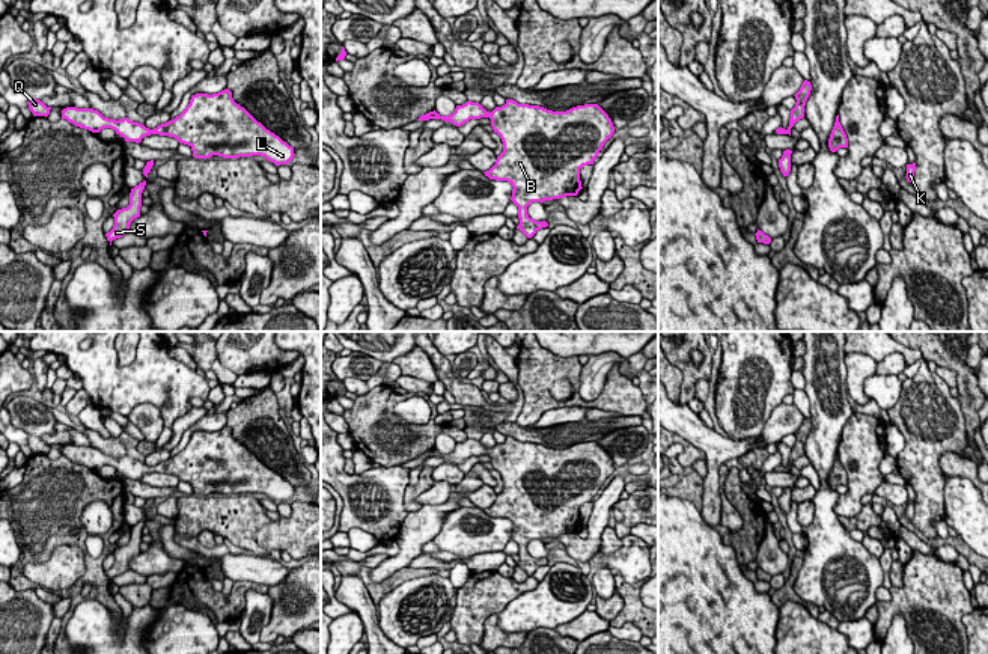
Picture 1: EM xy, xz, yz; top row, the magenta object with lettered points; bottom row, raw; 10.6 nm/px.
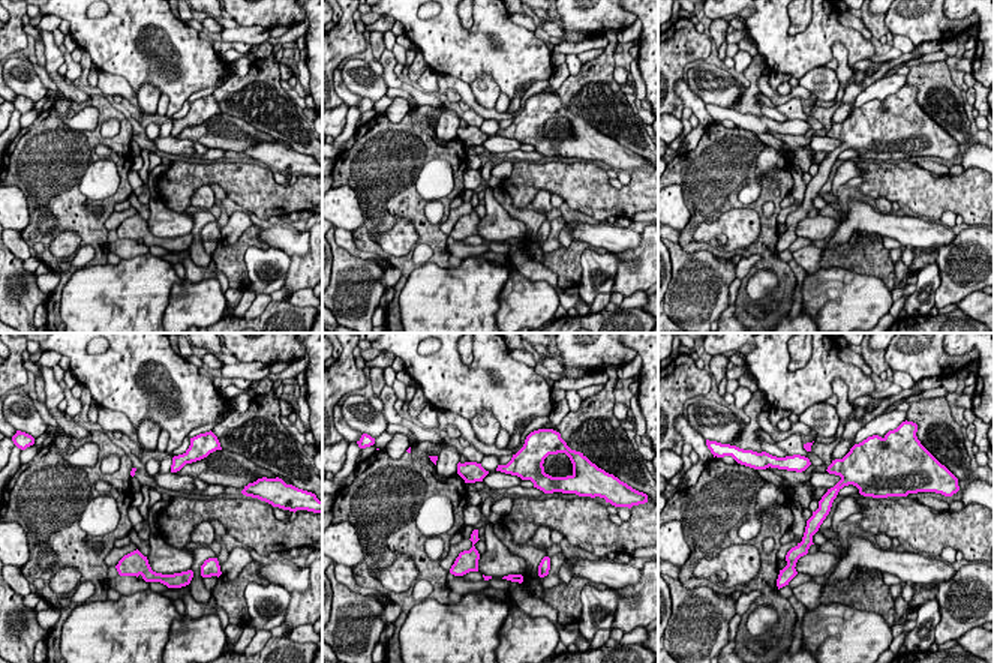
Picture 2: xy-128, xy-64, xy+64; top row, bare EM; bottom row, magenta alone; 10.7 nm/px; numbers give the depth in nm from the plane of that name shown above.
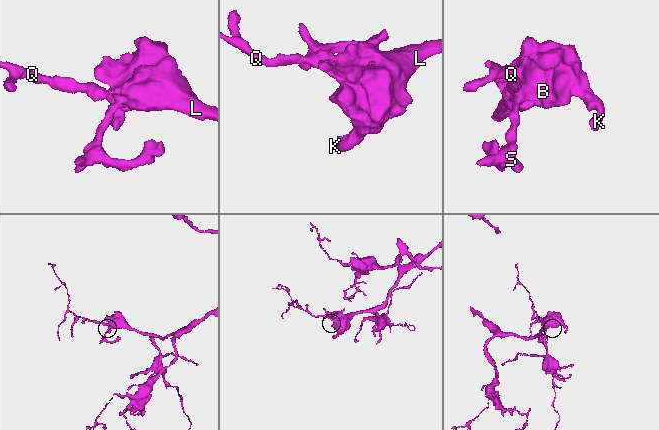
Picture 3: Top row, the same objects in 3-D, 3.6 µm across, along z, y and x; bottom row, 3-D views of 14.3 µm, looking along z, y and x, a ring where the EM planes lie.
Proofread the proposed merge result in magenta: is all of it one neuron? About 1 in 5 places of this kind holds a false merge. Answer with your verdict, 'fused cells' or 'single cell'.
single cell

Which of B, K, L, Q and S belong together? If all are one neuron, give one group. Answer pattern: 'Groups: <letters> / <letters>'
Groups: B K L Q S

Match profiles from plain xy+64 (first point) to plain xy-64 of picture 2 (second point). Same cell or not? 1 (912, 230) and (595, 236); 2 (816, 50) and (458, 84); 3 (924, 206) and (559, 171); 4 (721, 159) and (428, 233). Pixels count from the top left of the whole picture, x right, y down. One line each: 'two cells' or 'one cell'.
1: one cell
2: two cells
3: one cell
4: one cell

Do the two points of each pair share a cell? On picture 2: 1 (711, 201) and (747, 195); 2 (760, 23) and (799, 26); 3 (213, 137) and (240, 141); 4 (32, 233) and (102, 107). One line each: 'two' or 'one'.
1: two
2: two
3: one
4: one

